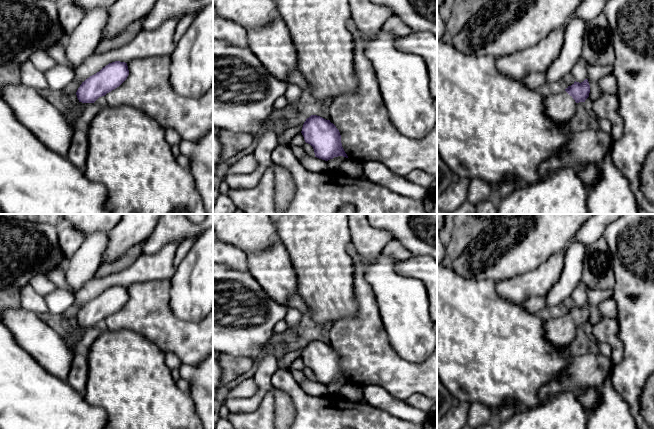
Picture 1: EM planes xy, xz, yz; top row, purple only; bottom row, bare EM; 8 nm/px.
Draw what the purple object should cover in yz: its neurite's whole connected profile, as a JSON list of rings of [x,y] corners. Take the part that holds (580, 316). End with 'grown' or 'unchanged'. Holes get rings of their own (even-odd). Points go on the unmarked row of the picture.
[[[588,303],[583,306],[574,306],[564,315],[543,320],[546,340],[557,349],[567,349],[576,336],[576,328],[585,326],[589,321],[590,309]]] | grown

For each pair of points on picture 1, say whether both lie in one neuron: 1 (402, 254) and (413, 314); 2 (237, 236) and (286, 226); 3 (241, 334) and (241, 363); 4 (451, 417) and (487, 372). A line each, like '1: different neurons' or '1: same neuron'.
1: different neurons
2: different neurons
3: different neurons
4: different neurons

